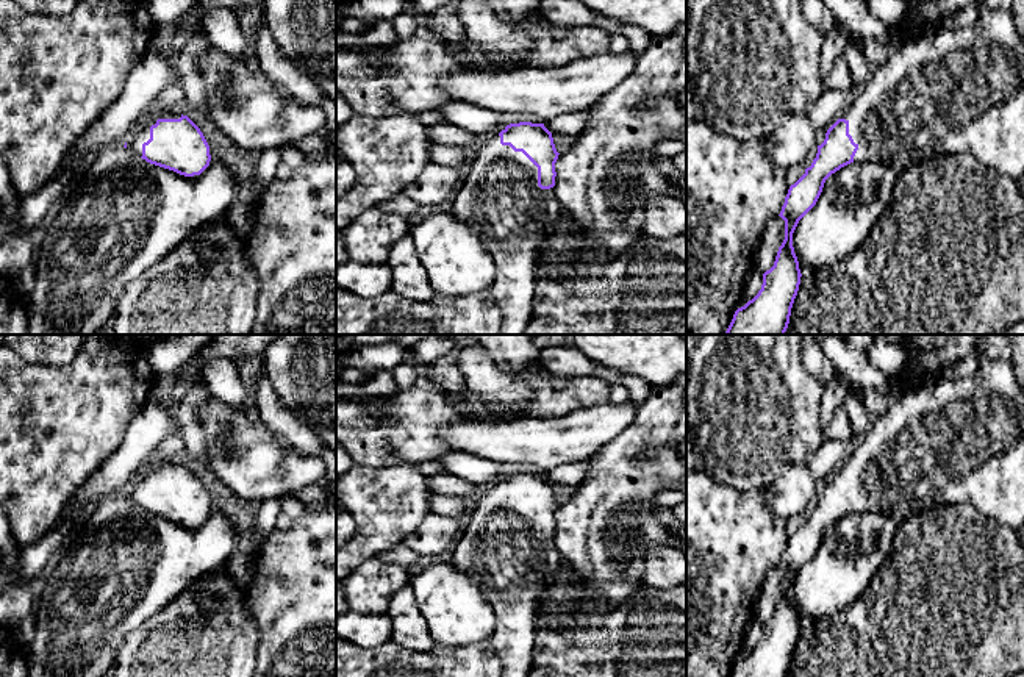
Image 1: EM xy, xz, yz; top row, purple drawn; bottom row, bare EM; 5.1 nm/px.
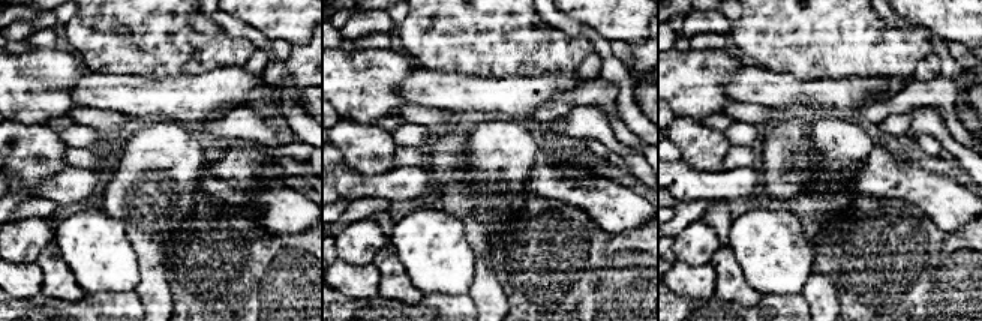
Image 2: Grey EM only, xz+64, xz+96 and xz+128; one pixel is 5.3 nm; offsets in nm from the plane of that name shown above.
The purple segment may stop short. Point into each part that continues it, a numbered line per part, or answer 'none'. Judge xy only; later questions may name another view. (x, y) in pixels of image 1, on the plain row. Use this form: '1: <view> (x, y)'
1: xy (141, 483)

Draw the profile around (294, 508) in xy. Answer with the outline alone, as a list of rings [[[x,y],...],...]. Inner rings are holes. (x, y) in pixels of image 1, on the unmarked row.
[[[285,496],[278,500],[280,500],[281,511],[285,511],[291,521],[308,513],[308,510],[305,508],[305,503],[297,499]]]

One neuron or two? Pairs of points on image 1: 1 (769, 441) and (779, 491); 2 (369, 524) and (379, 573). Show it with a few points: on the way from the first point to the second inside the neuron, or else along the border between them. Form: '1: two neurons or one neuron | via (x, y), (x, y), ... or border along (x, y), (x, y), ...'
1: two neurons | border along (805, 463), (790, 463), (768, 490)
2: two neurons | border along (377, 555), (361, 562), (352, 573)

